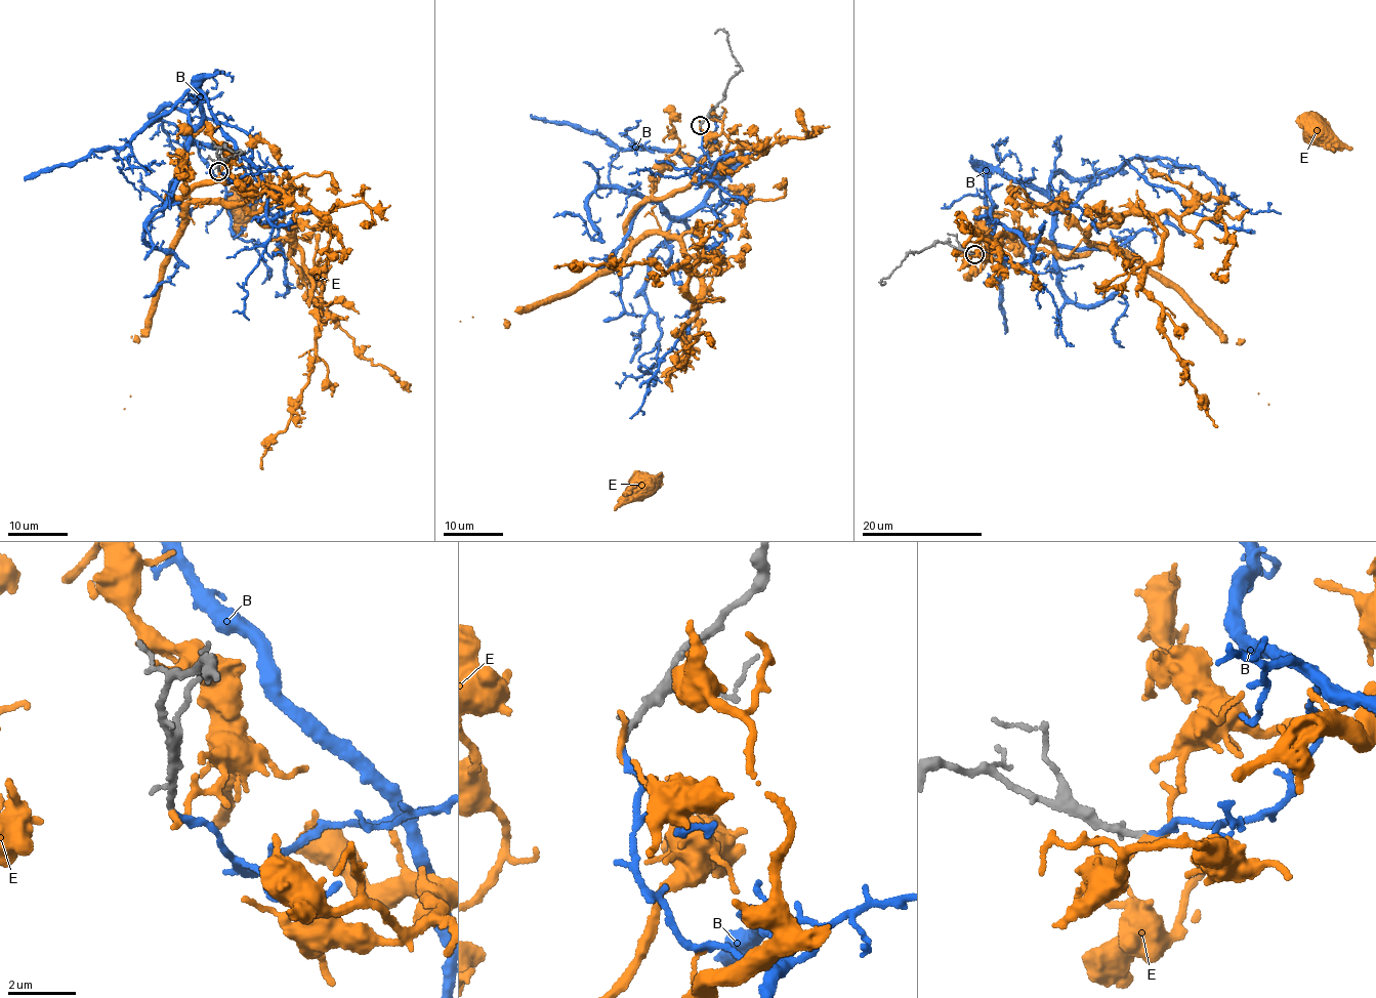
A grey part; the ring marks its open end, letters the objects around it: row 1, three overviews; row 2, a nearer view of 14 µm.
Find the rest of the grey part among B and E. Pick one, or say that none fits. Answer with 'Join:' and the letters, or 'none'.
Join: B

